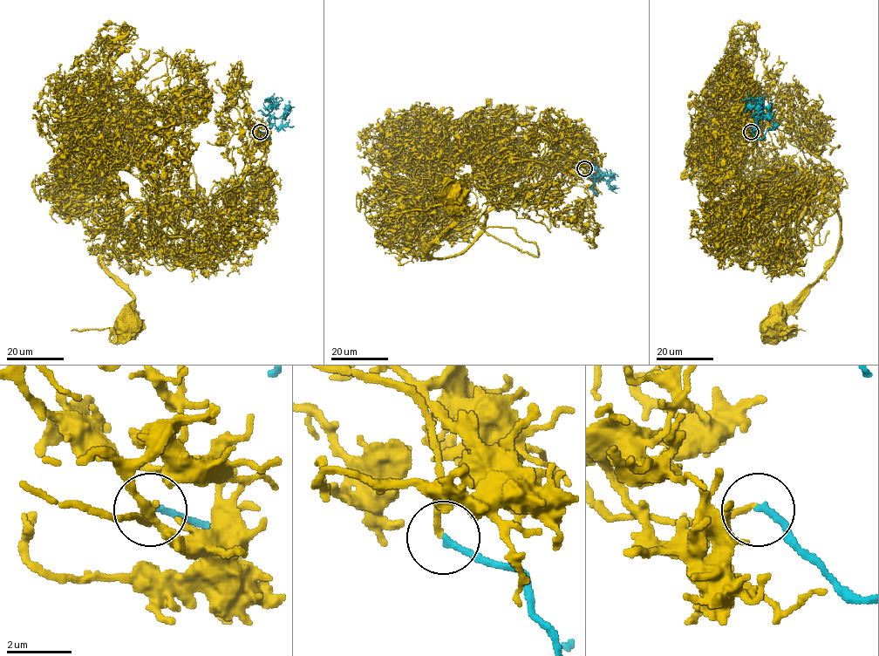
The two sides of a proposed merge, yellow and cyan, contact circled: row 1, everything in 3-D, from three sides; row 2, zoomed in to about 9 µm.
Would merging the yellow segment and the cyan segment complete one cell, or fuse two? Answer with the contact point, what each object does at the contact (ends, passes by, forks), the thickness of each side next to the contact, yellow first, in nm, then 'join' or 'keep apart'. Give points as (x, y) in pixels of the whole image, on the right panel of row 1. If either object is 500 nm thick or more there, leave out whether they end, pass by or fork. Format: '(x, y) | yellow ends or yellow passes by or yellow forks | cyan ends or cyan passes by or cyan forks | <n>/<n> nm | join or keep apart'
(751, 132) | yellow ends | cyan ends | 160/190 nm | join

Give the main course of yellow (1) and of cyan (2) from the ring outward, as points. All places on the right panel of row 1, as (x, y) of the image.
1: (750, 131), (736, 119), (749, 171), (788, 180), (788, 236), (814, 198), (840, 222), (834, 262), (773, 326)
2: (751, 132), (759, 140), (766, 132), (774, 127), (766, 116), (759, 117), (762, 118), (769, 112), (771, 100)

